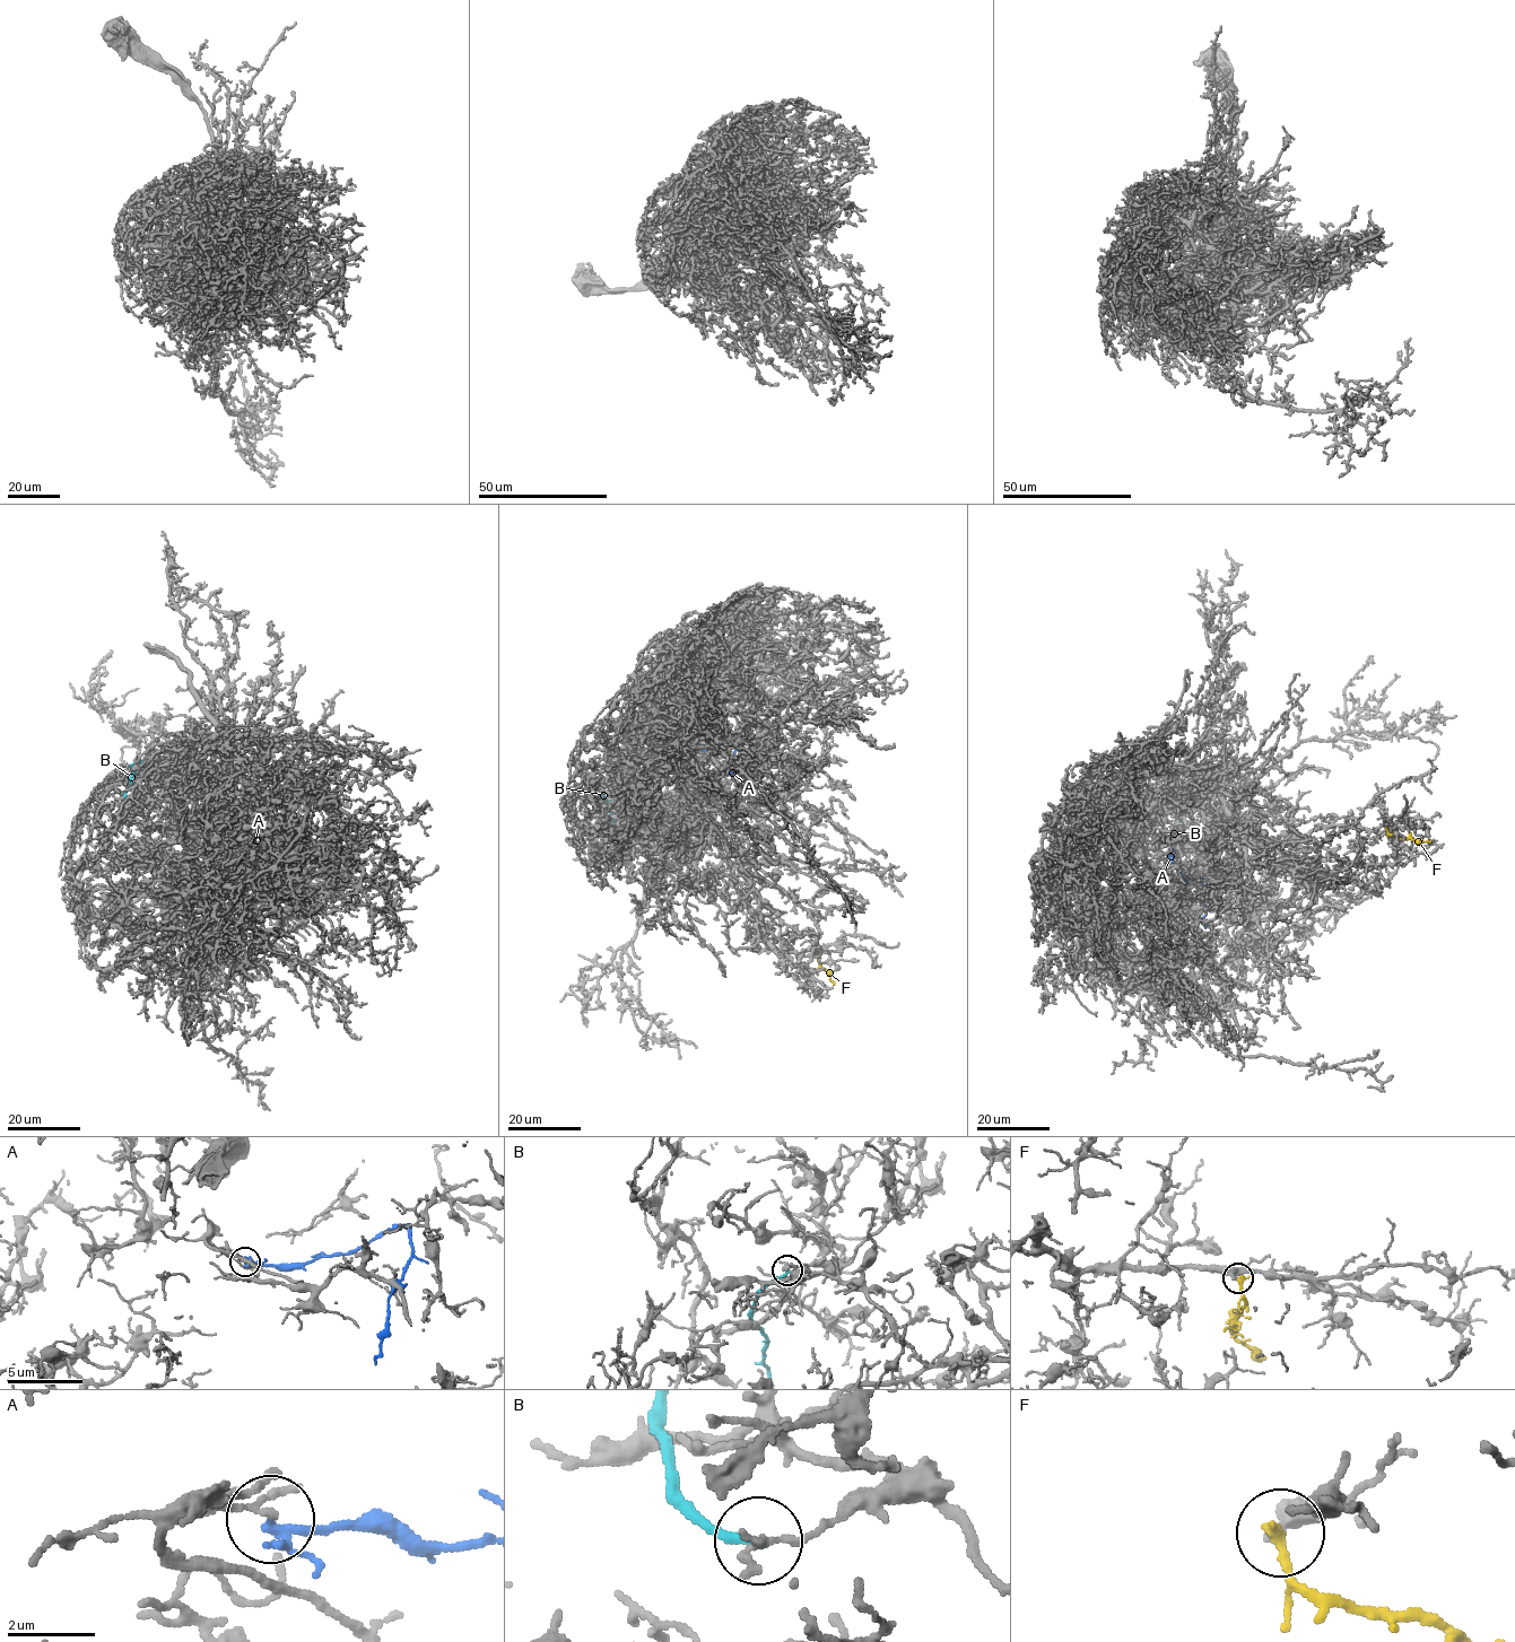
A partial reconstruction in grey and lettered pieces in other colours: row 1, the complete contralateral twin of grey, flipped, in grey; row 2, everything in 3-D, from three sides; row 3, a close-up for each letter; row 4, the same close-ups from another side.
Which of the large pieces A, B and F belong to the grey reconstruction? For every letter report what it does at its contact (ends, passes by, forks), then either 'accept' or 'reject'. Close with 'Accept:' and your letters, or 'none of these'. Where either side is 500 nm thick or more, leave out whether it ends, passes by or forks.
A: it forks there; reject
B: it ends there; reject
F: it ends there; accept
Accept: F

